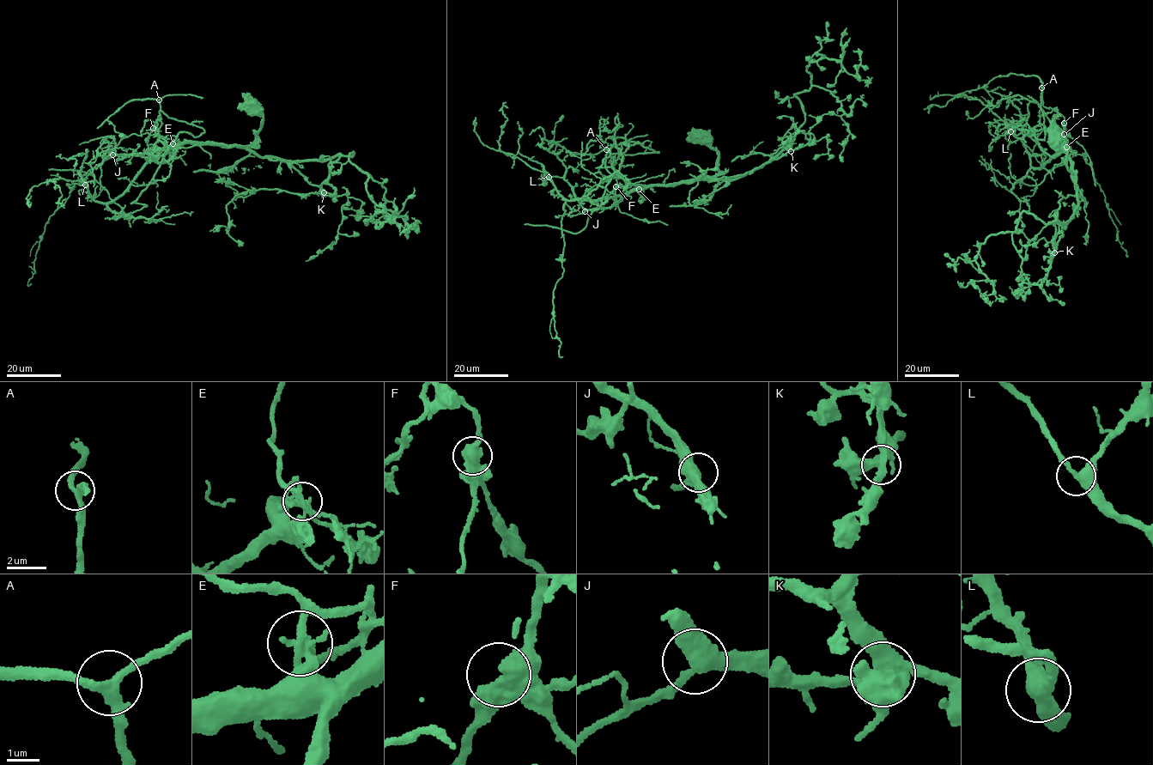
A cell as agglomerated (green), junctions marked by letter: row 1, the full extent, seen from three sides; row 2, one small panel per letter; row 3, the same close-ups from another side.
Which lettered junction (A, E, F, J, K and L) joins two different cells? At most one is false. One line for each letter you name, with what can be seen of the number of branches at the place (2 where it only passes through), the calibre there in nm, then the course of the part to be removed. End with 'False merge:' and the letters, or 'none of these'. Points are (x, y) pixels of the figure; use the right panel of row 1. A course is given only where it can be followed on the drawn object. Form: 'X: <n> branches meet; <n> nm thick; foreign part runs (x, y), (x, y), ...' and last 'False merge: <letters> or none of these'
E: 4 branches meet; 160 nm thick; foreign part runs (1066, 147), (1064, 118), (1042, 100), (1045, 139), (1012, 129), (1011, 176), (1040, 185), (1065, 162), (1052, 118)
False merge: E

